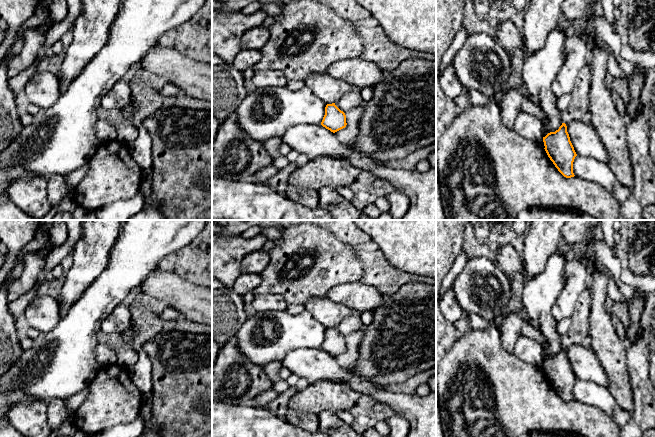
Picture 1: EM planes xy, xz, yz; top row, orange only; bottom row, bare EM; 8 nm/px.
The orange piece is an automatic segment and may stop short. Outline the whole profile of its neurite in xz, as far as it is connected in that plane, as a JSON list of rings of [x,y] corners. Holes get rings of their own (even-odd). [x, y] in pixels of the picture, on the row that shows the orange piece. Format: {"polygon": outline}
{"polygon": [[[335,103],[327,104],[321,125],[335,133],[346,127],[346,115],[335,105]]]}

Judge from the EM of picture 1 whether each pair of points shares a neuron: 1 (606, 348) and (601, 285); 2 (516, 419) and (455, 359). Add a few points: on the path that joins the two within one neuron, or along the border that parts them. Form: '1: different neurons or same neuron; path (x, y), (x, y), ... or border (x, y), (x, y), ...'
1: same neuron; path (602, 332), (599, 301)
2: same neuron; path (497, 399), (490, 373), (475, 361)

